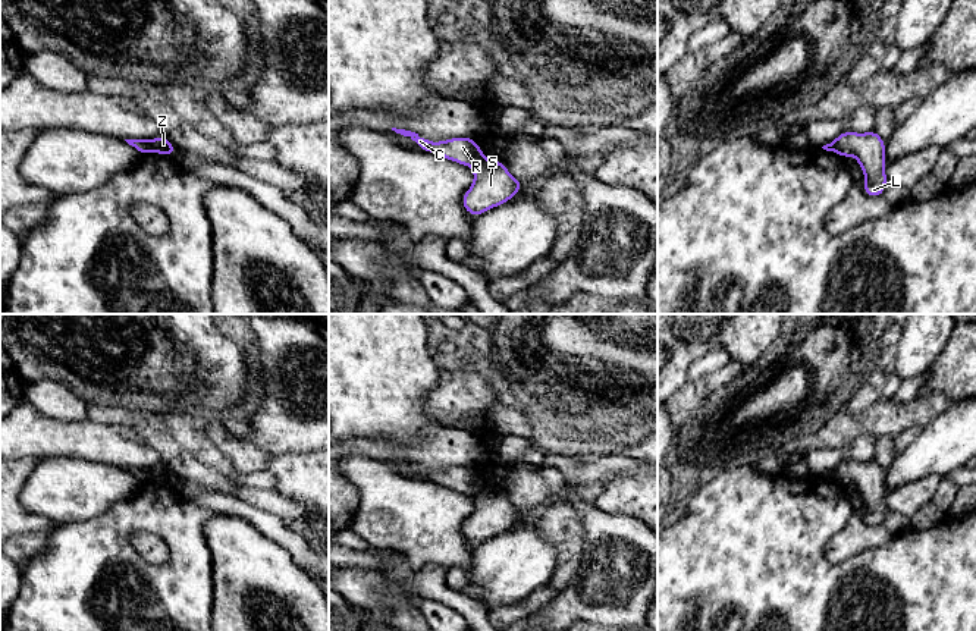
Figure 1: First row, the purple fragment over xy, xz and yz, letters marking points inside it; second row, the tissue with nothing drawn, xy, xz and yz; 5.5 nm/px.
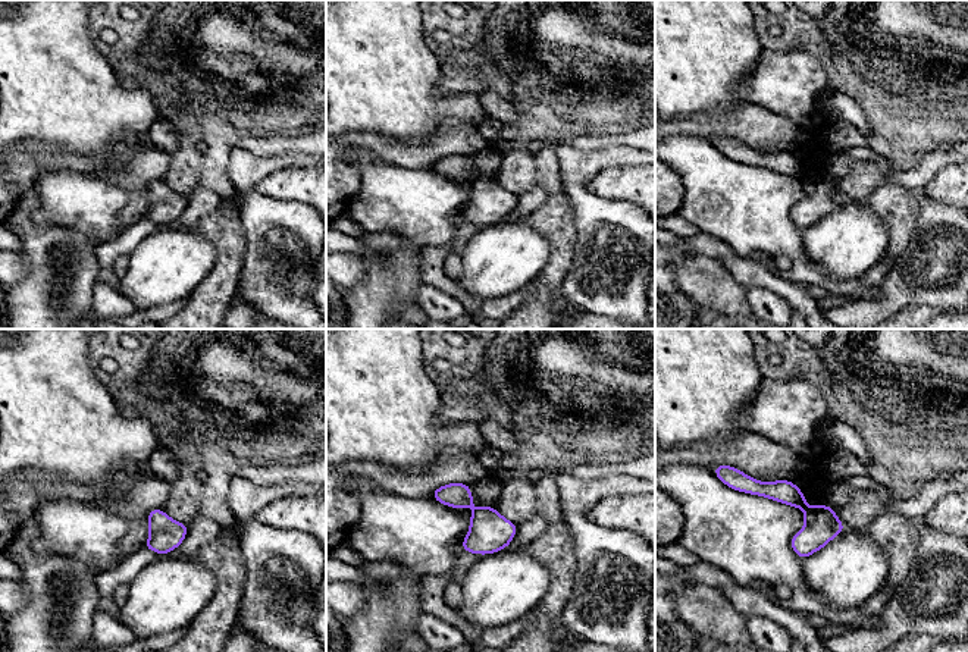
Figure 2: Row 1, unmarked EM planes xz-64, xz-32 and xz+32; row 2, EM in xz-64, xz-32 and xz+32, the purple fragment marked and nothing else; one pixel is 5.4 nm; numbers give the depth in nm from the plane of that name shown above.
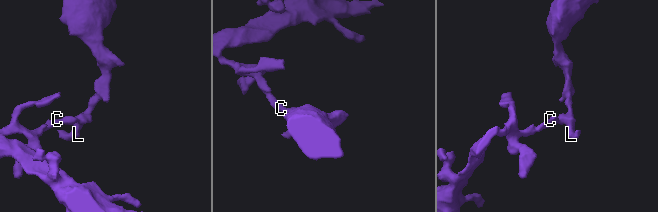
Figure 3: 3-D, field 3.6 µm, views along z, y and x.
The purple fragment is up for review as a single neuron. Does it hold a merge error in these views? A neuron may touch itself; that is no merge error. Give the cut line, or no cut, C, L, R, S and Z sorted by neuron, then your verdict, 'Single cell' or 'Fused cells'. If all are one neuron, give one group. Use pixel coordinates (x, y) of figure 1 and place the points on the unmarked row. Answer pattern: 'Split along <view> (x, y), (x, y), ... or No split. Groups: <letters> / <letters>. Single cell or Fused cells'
Split along xz (485, 489), (474, 496). Groups: C R / L S Z. Fused cells

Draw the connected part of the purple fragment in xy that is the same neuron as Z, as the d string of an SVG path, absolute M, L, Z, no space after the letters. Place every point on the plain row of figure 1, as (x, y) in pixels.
M156 465L151 471L151 480L153 481L160 481L166 484L175 484L176 477L166 468L166 465Z

